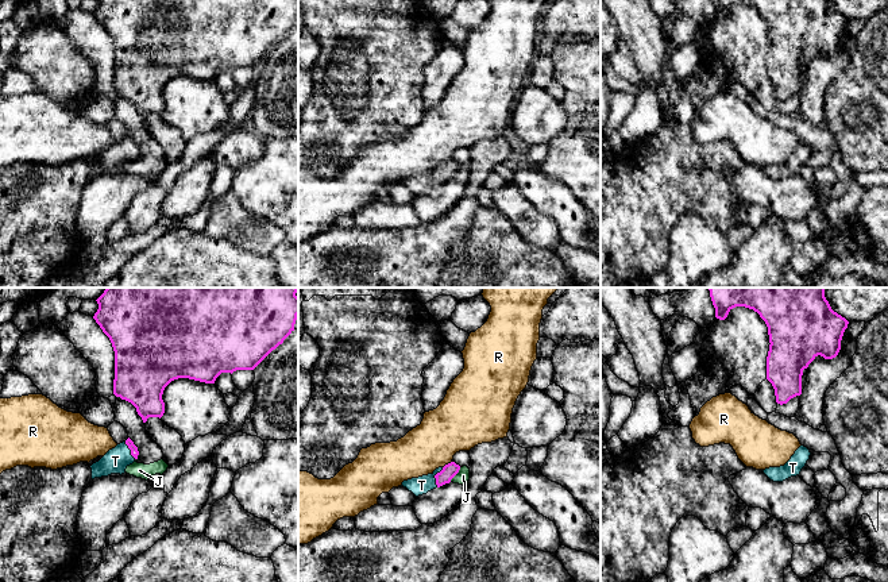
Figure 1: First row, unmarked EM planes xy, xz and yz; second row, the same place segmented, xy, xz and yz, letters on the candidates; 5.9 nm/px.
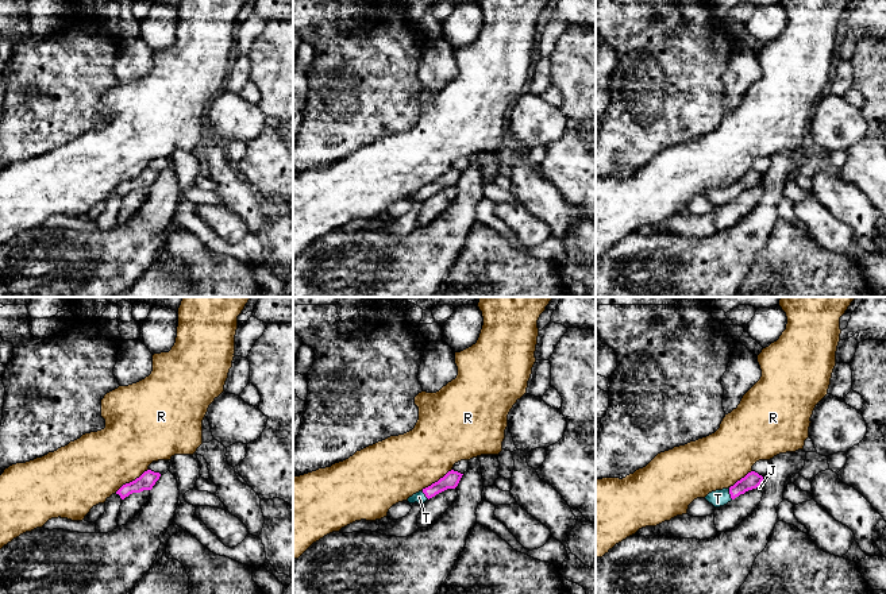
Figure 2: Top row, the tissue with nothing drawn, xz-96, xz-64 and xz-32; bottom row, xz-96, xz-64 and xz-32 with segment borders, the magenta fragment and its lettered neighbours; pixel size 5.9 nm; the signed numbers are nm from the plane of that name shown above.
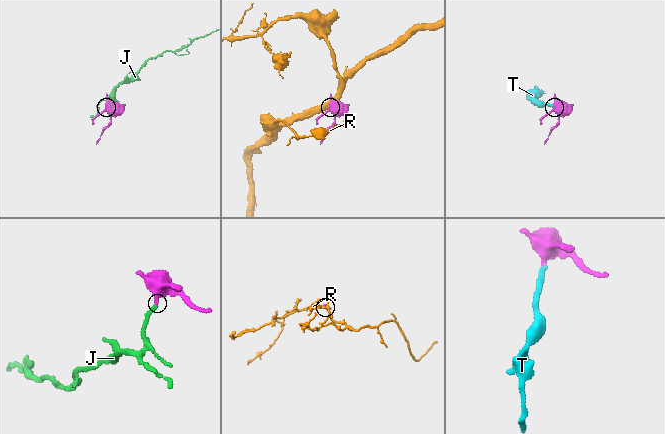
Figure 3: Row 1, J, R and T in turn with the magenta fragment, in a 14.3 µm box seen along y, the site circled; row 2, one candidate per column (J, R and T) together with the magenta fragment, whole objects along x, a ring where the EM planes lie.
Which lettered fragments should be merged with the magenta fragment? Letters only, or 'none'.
T

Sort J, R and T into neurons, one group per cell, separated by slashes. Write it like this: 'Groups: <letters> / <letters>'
Groups: J / R / T

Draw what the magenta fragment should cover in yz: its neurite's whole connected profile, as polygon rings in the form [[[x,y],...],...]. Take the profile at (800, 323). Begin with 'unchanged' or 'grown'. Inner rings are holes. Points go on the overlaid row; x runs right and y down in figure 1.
unchanged | [[[709,288],[715,317],[725,320],[736,307],[753,309],[768,327],[769,351],[767,379],[775,389],[776,402],[783,405],[802,394],[803,370],[818,356],[833,359],[849,321],[834,312],[825,297],[825,288]]]

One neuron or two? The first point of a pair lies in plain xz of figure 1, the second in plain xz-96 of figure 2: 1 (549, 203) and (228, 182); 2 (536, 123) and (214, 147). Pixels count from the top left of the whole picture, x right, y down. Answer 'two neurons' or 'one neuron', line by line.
1: one neuron
2: two neurons

